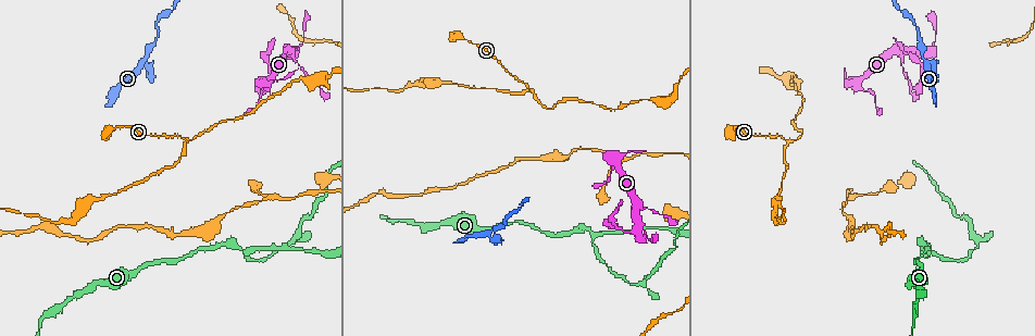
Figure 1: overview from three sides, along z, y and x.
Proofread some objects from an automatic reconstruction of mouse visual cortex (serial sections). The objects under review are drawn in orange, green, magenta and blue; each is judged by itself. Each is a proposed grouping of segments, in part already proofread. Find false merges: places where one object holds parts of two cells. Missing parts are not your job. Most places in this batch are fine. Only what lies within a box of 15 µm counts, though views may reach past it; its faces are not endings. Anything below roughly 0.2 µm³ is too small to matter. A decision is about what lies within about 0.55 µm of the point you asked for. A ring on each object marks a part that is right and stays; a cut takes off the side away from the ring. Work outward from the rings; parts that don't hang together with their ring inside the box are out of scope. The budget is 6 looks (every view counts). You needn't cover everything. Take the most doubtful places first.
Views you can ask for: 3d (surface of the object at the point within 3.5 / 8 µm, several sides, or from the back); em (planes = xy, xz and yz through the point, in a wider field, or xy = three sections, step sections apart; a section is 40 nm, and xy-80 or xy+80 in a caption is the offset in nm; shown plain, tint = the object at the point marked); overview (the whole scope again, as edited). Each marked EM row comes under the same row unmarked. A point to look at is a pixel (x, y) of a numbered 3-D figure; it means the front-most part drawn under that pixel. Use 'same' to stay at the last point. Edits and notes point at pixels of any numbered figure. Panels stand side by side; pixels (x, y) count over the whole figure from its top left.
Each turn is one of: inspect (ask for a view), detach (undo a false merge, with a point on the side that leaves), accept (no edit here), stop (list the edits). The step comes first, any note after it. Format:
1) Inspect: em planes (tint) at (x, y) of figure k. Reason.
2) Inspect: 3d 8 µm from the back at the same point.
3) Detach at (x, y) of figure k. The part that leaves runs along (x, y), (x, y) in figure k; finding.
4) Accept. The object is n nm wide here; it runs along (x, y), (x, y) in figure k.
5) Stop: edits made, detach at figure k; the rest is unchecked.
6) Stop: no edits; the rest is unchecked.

Inspect: em xy step 2 (tint) at (532, 92) of figure 1. Branch point.

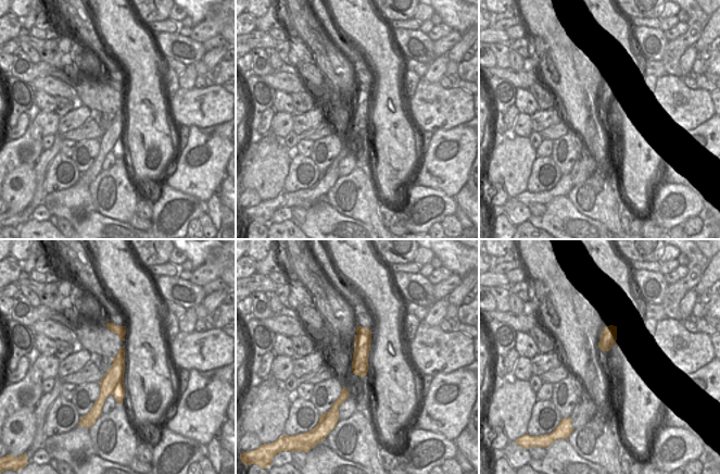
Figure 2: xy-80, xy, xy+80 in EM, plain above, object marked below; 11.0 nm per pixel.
Inspect: 3d 3.5 µm at the same point.

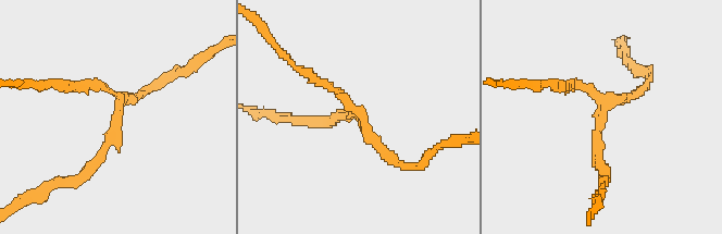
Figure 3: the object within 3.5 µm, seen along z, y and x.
Detach at (115, 135) of figure 3. Two cells meet here.

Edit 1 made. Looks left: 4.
Inspect: 3d 3.5 µm at (637, 233) of figure 1. Sudden change in width.

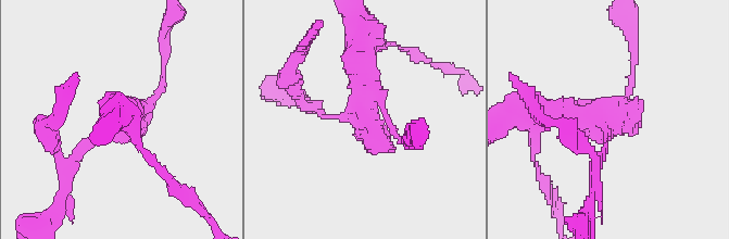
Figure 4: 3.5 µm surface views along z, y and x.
Inspect: em xy step 1 (tint) at (601, 121) of figure 4. Need the tissue.

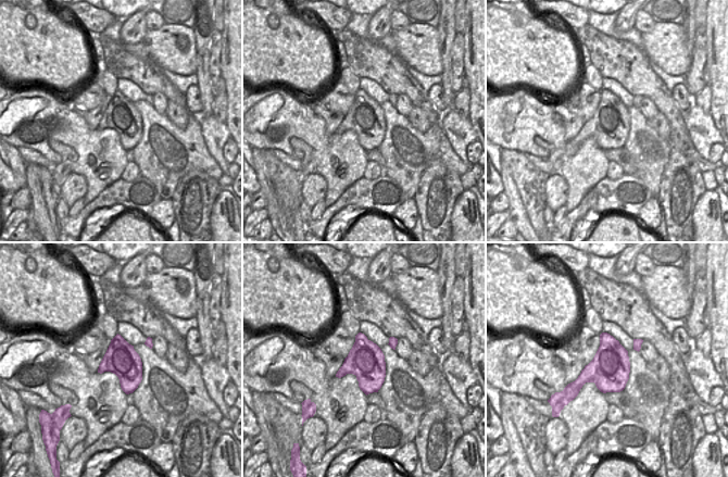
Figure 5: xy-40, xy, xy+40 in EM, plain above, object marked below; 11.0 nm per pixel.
Accept. It runs along (529, 113), (601, 120), (595, 163) in figure 4; one cell here.

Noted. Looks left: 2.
Inspect: 3d 3.5 µm at (246, 252) of figure 1. Three arms meet.

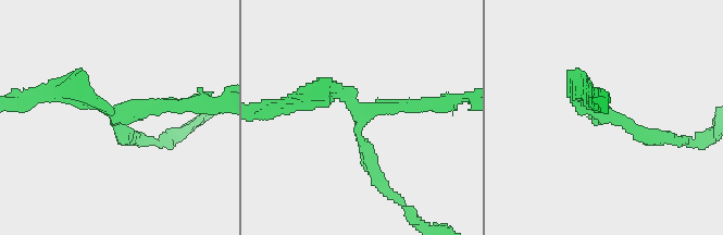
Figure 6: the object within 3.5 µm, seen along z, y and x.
Inspect: em xy step 3 (tint) at (360, 112) of figure 6. 3 arms meet here; the arms are 150, 200, 300 nm wide; need the tissue.

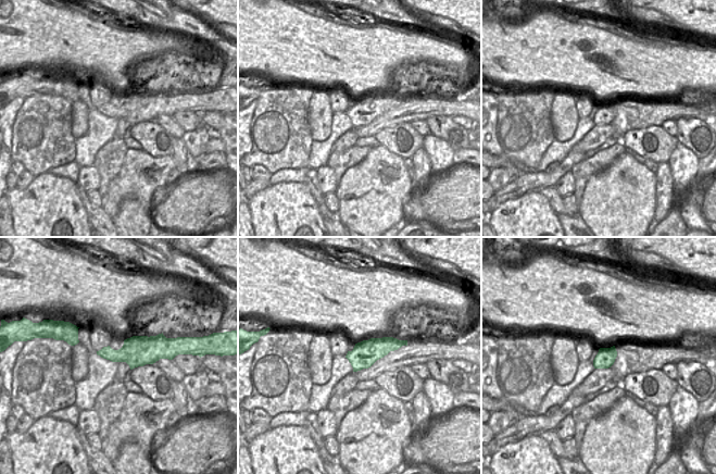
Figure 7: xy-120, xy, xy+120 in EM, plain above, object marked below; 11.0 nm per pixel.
Accept. It runs along (303, 96), (353, 101), (373, 171) in figure 6; all the same cell.

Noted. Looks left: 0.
Stop: edits made, detach at figure 3; the rest is unchecked.

